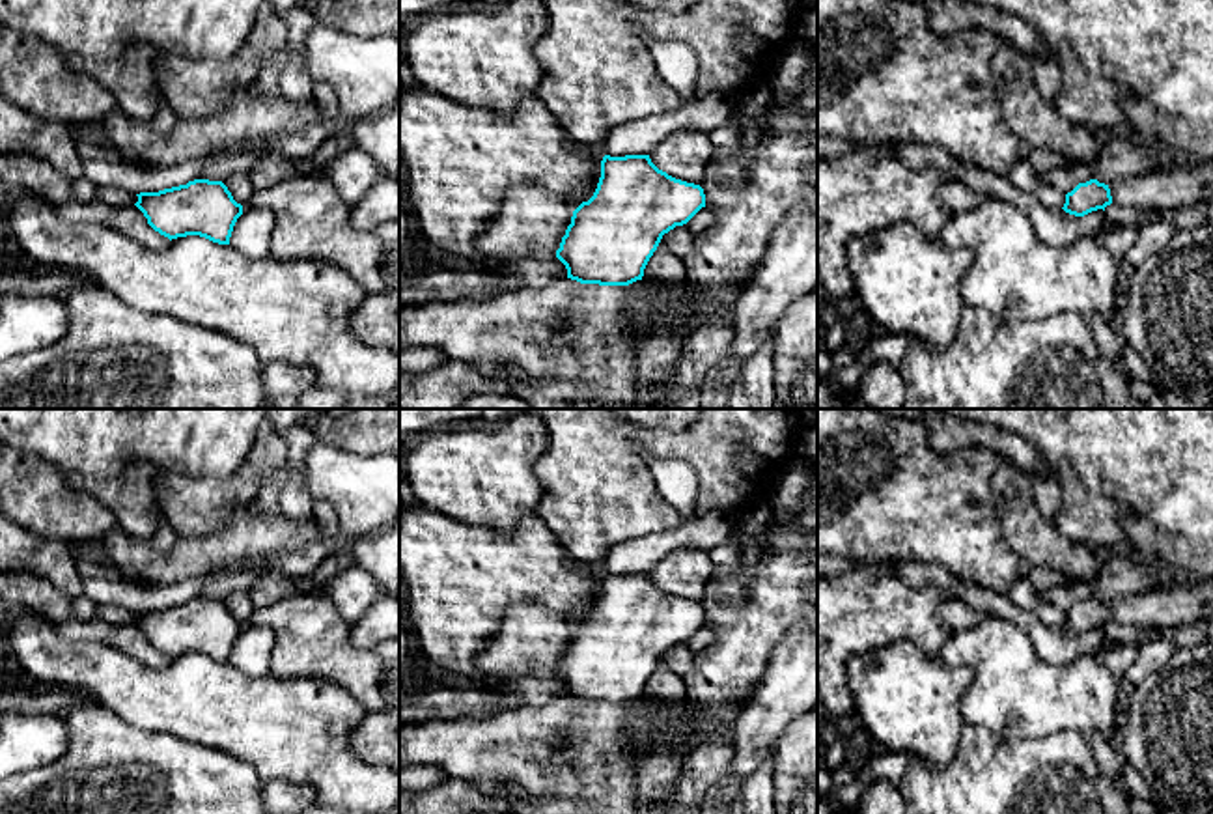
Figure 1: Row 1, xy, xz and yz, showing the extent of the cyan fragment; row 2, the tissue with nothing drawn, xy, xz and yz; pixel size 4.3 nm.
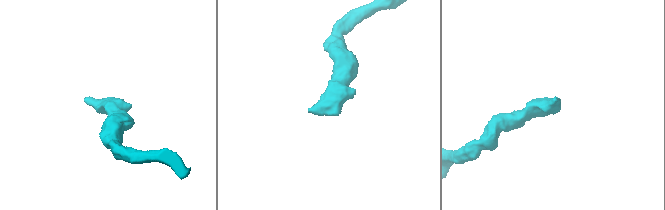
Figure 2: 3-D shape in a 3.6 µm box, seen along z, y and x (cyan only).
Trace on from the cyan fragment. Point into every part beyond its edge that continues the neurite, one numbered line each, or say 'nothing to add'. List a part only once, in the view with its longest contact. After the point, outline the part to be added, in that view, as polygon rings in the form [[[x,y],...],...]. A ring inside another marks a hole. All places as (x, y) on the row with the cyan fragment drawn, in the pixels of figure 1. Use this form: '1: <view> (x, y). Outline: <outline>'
1: yz (1189, 182). Outline: [[[1179,159],[1172,168],[1108,185],[1112,204],[1168,215],[1213,200],[1213,161]]]

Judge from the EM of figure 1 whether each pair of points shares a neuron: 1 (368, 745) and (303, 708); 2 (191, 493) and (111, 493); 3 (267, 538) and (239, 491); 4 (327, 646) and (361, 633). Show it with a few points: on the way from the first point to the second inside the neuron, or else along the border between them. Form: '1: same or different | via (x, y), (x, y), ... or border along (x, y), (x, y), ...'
1: different | border along (368, 712), (351, 736), (351, 747), (379, 766)
2: different | border along (152, 488), (157, 503)
3: different | border along (252, 503), (239, 508), (226, 525), (213, 533)
4: different | border along (349, 626), (349, 639), (355, 645), (374, 648)

